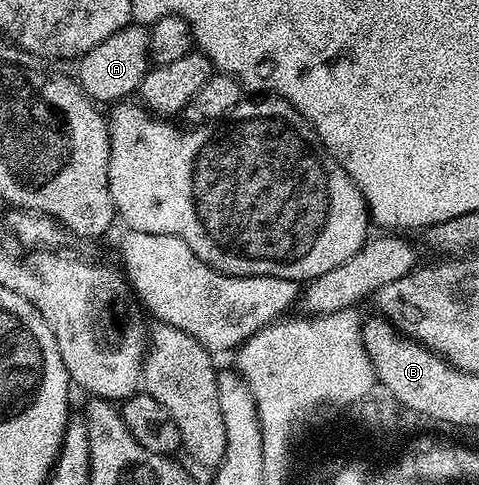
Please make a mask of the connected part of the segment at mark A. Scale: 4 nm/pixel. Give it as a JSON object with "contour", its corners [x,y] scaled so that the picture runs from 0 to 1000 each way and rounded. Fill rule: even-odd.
{"contour":[[[294,49],[259,54],[248,66],[223,74],[215,91],[198,91],[190,107],[169,113],[159,136],[157,159],[169,171],[177,196],[194,204],[196,212],[242,214],[267,204],[292,188],[299,157],[315,140],[311,62]]]}

